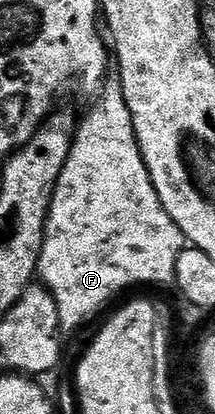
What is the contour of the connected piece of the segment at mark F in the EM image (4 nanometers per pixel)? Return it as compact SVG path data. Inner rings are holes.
M117 75L106 76L96 99L90 113L77 125L68 160L60 170L38 255L37 279L54 299L59 326L66 334L80 327L89 316L96 315L117 292L133 284L169 285L174 278L176 258L180 258L188 244L185 234L172 222L152 186Z

